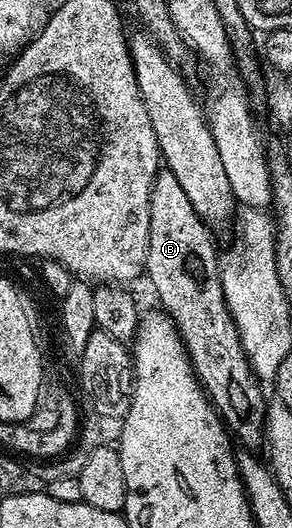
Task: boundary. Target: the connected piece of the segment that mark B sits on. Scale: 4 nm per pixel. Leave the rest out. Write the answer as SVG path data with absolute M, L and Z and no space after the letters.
M159 170L150 194L150 232L144 268L145 278L150 278L150 283L154 286L159 301L162 302L159 303L161 310L170 316L178 336L186 344L186 352L191 365L194 366L194 374L198 376L203 391L214 404L214 410L218 412L226 431L246 446L243 448L258 449L254 447L261 448L264 443L268 399L262 396L263 384L250 368L234 318L226 304L222 288L220 253L214 249L214 239L210 234L212 234L211 228L203 223L196 209L192 209L192 201L188 201L184 189L180 189L180 181L176 181L176 177L172 177L170 171Z

